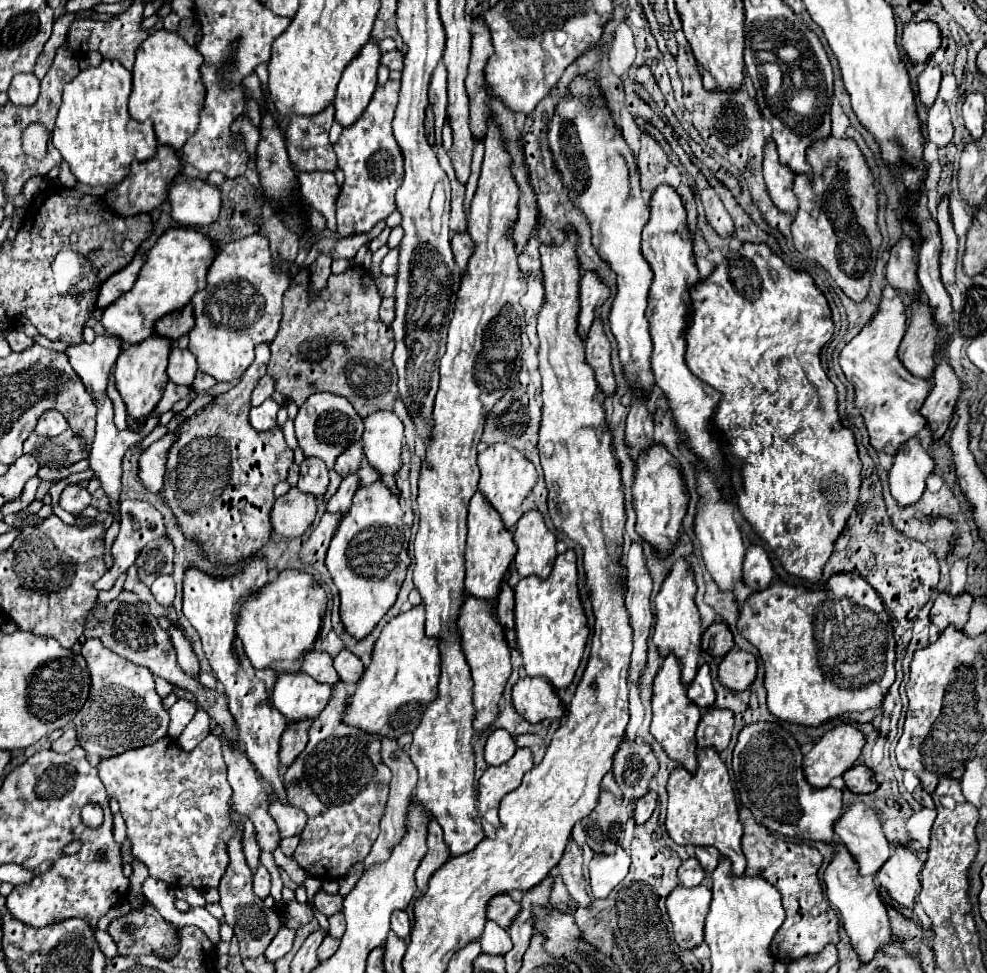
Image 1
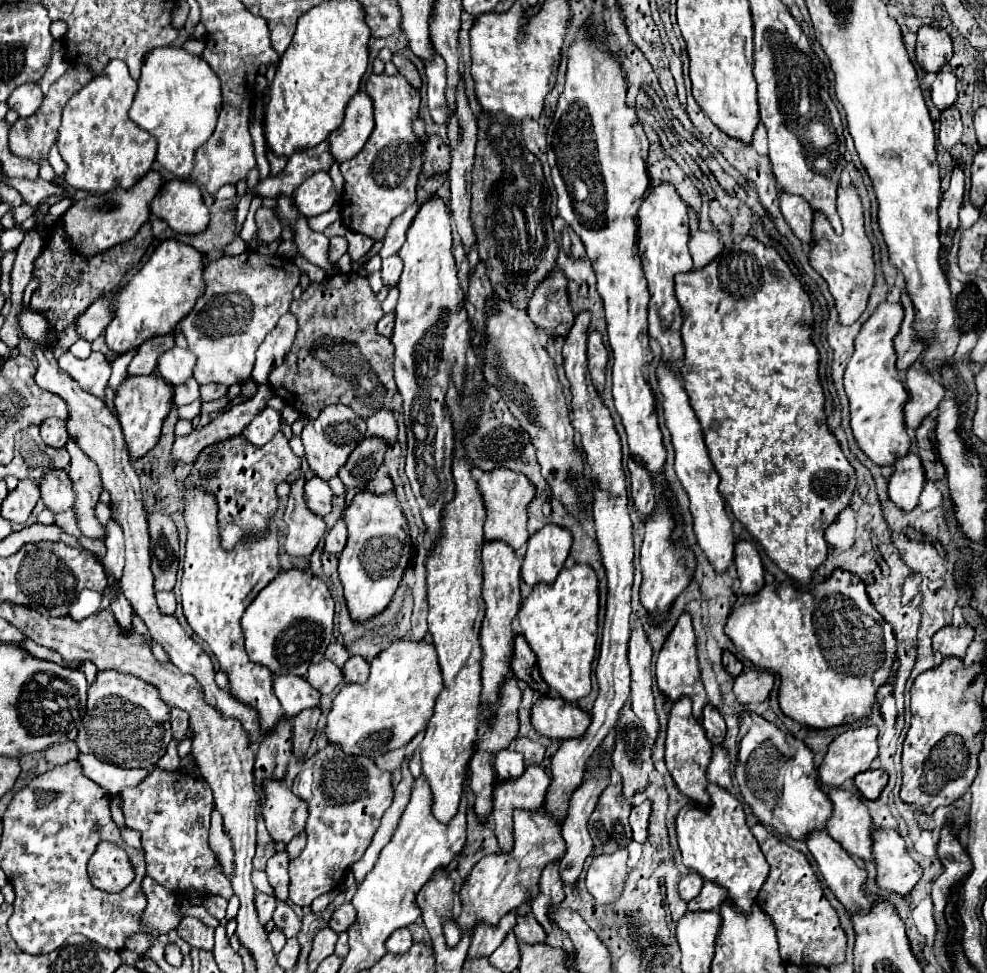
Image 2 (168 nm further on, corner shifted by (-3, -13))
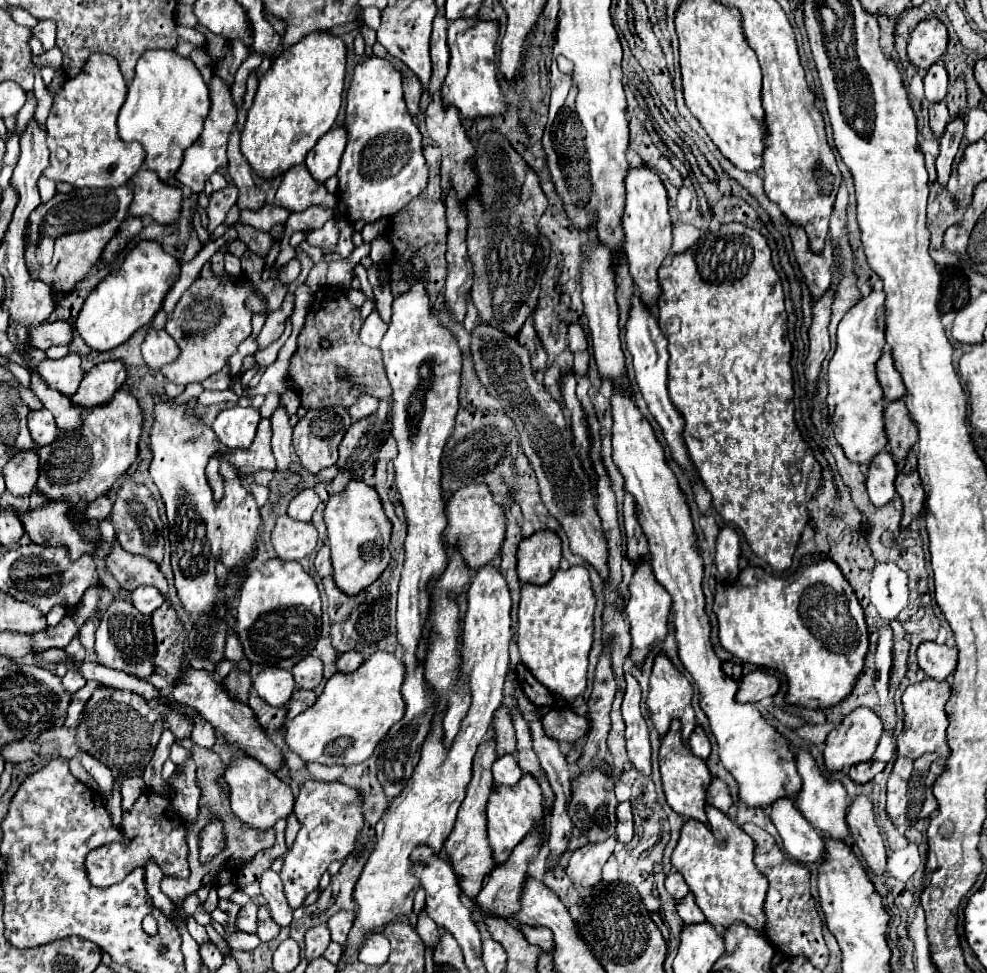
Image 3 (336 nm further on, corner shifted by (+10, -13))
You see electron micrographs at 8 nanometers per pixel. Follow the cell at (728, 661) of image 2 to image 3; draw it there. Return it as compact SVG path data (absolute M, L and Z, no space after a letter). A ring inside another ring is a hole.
M751 671L741 677L735 699L741 703L757 703L765 697L773 697L779 689L779 679L771 671Z

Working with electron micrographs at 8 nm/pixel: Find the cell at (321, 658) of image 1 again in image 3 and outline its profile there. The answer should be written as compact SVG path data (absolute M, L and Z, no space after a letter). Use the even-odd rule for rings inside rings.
M305 657L297 667L293 667L293 679L299 689L315 689L323 681L323 663L319 657Z

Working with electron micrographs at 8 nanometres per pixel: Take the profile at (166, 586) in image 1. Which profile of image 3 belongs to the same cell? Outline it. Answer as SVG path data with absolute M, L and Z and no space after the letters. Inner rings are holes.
M137 587L137 589L131 591L131 599L129 601L143 615L151 615L153 611L157 611L163 605L165 597L163 597L163 593L157 587Z

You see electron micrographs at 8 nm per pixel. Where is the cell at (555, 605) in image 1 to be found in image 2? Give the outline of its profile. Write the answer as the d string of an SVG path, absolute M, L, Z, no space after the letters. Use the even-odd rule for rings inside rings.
M574 565L572 569L562 569L556 583L540 583L534 587L532 595L522 601L518 621L522 625L524 639L532 647L532 651L538 657L538 667L548 683L548 687L556 693L560 693L566 701L578 701L586 697L592 691L592 661L596 655L596 639L598 639L598 611L600 611L600 589L596 573L590 565Z

